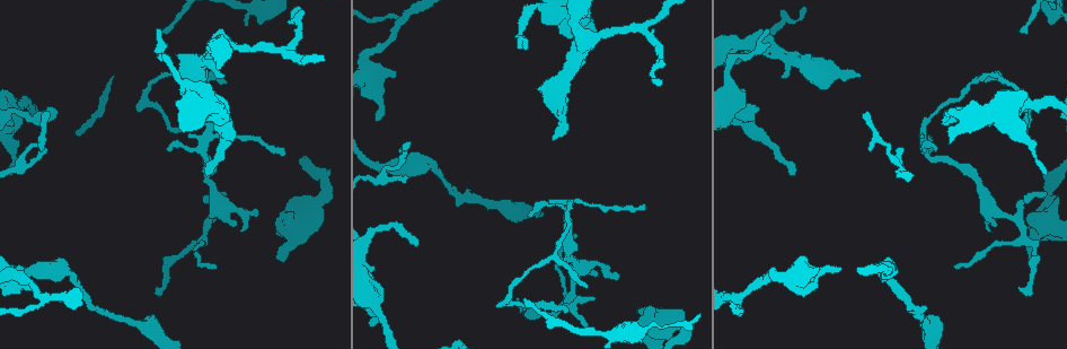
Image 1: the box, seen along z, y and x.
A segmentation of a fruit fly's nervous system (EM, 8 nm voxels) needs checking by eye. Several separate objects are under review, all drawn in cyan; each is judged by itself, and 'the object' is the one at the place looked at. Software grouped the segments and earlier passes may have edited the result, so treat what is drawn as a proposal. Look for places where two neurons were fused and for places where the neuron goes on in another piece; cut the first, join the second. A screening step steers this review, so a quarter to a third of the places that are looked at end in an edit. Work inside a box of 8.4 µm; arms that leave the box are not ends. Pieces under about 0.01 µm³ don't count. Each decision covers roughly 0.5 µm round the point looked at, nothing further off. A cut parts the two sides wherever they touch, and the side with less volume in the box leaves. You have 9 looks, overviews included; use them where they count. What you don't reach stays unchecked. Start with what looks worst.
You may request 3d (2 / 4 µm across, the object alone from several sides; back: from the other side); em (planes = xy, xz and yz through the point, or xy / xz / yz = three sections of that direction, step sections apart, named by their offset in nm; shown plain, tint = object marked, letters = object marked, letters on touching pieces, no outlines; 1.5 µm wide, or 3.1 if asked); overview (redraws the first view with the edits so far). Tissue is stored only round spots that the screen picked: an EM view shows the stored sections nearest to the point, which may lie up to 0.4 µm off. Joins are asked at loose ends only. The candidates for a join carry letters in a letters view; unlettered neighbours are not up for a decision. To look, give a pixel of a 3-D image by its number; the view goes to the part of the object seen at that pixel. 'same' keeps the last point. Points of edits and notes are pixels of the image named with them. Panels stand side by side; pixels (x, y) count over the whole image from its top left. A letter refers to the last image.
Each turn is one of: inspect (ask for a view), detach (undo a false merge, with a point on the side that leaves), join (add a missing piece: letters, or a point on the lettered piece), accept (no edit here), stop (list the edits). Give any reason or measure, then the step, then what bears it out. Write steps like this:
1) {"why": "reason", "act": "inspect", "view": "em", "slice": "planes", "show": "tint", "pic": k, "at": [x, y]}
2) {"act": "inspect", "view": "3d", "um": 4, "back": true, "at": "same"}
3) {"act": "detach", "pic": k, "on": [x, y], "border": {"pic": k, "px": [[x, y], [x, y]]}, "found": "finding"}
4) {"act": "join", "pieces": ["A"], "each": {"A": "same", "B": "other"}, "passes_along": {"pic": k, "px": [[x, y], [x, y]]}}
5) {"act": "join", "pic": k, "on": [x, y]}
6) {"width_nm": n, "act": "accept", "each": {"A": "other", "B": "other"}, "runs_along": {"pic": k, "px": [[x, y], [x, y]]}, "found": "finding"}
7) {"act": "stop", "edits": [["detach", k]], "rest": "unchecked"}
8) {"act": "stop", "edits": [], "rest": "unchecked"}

{"why": "branch stops here", "act": "inspect", "view": "em", "slice": "xy", "step": 8, "show": "letters", "pic": 1, "at": [323, 213]}

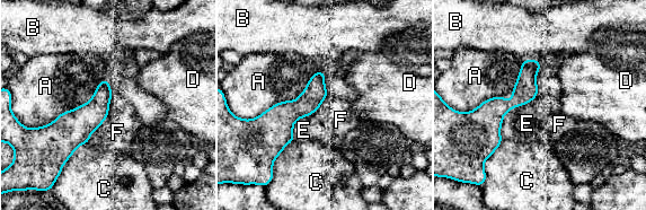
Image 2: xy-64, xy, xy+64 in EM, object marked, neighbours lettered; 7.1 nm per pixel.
{"width_nm": 160, "act": "accept", "each": {"A": "other", "B": "other", "C": "other", "D": "other", "E": "other", "F": "other"}, "border": {"pic": 2, "px": [[113, 94], [108, 114], [96, 130]]}, "found": "none of them fits"}

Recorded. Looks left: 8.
{"why": "an open end", "act": "inspect", "view": "em", "slice": "planes", "show": "plain", "pic": 1, "at": [860, 78]}

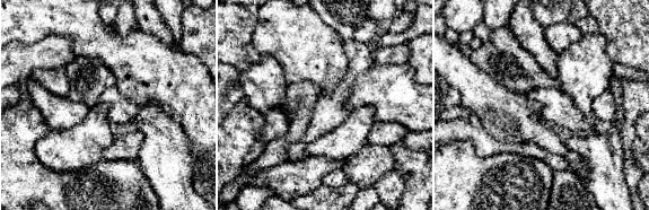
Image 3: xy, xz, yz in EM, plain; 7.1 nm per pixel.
{"why": "what lies round it", "act": "inspect", "view": "em", "slice": "planes", "show": "letters", "at": "same"}

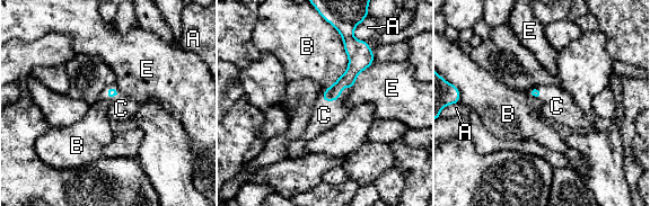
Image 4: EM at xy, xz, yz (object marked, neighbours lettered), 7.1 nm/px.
{"act": "join", "pic": 4, "on": [324, 115], "each": {"A": "other", "B": "other", "C": "same", "E": "other"}, "passes_along": {"pic": 4, "px": [[356, 66], [339, 97], [324, 115]]}, "found": "the neuron continues"}

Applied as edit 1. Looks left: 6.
{"why": "see it whole again", "act": "inspect", "view": "overview"}

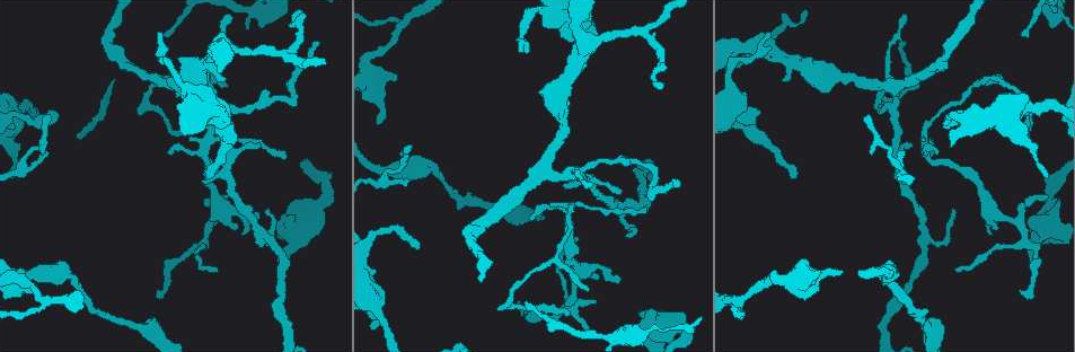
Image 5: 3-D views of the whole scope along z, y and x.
{"why": "free end", "act": "inspect", "view": "3d", "um": 2, "pic": 5, "at": [395, 78]}

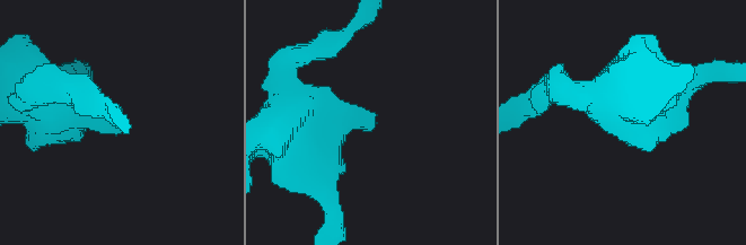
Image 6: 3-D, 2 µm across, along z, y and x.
{"why": "now the EM", "act": "inspect", "view": "em", "slice": "planes", "show": "plain", "pic": 6, "at": [373, 123]}

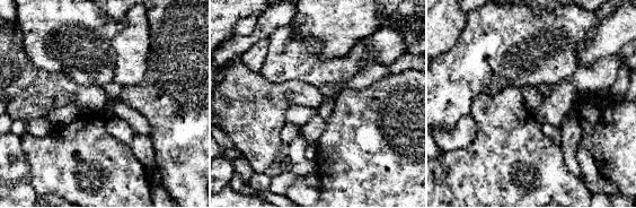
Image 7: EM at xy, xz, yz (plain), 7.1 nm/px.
{"why": "what lies round it", "act": "inspect", "view": "em", "slice": "planes", "show": "letters", "at": "same"}

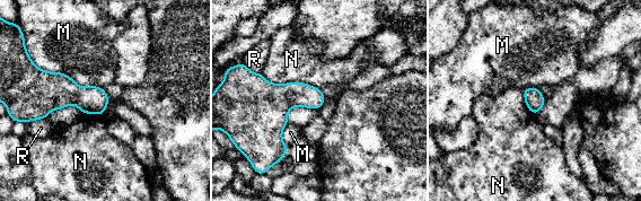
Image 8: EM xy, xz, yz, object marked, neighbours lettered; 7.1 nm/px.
{"act": "accept", "each": {"M": "other", "N": "other", "R": "other"}, "border": {"pic": 8, "px": [[261, 73], [271, 82], [321, 89]]}, "found": "none of them fits"}

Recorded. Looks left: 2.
{"why": "branch stops here", "act": "inspect", "view": "em", "slice": "planes", "show": "tint", "pic": 5, "at": [620, 280]}

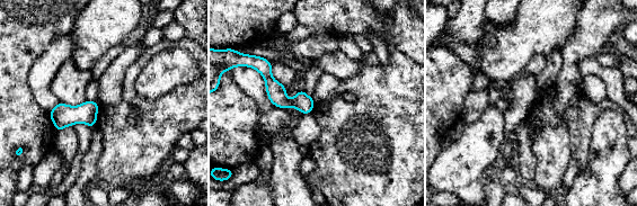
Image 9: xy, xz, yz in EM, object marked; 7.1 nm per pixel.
{"act": "inspect", "view": "em", "slice": "planes", "show": "letters", "at": "same"}

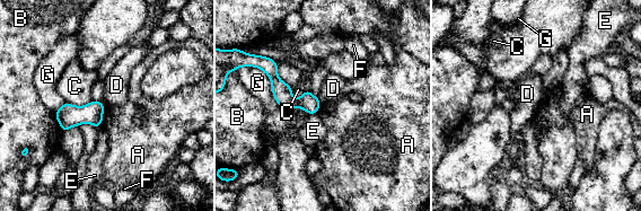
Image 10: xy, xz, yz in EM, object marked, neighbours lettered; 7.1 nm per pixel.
{"act": "accept", "each": {"A": "other", "B": "other", "C": "other", "D": "other", "E": "other", "F": "other", "G": "other"}, "runs_along": {"pic": 10, "px": [[268, 66], [293, 103], [315, 110]]}, "found": "none of them fits"}

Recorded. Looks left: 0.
{"act": "stop", "edits": [["join", 4]], "rest": "unchecked"}

